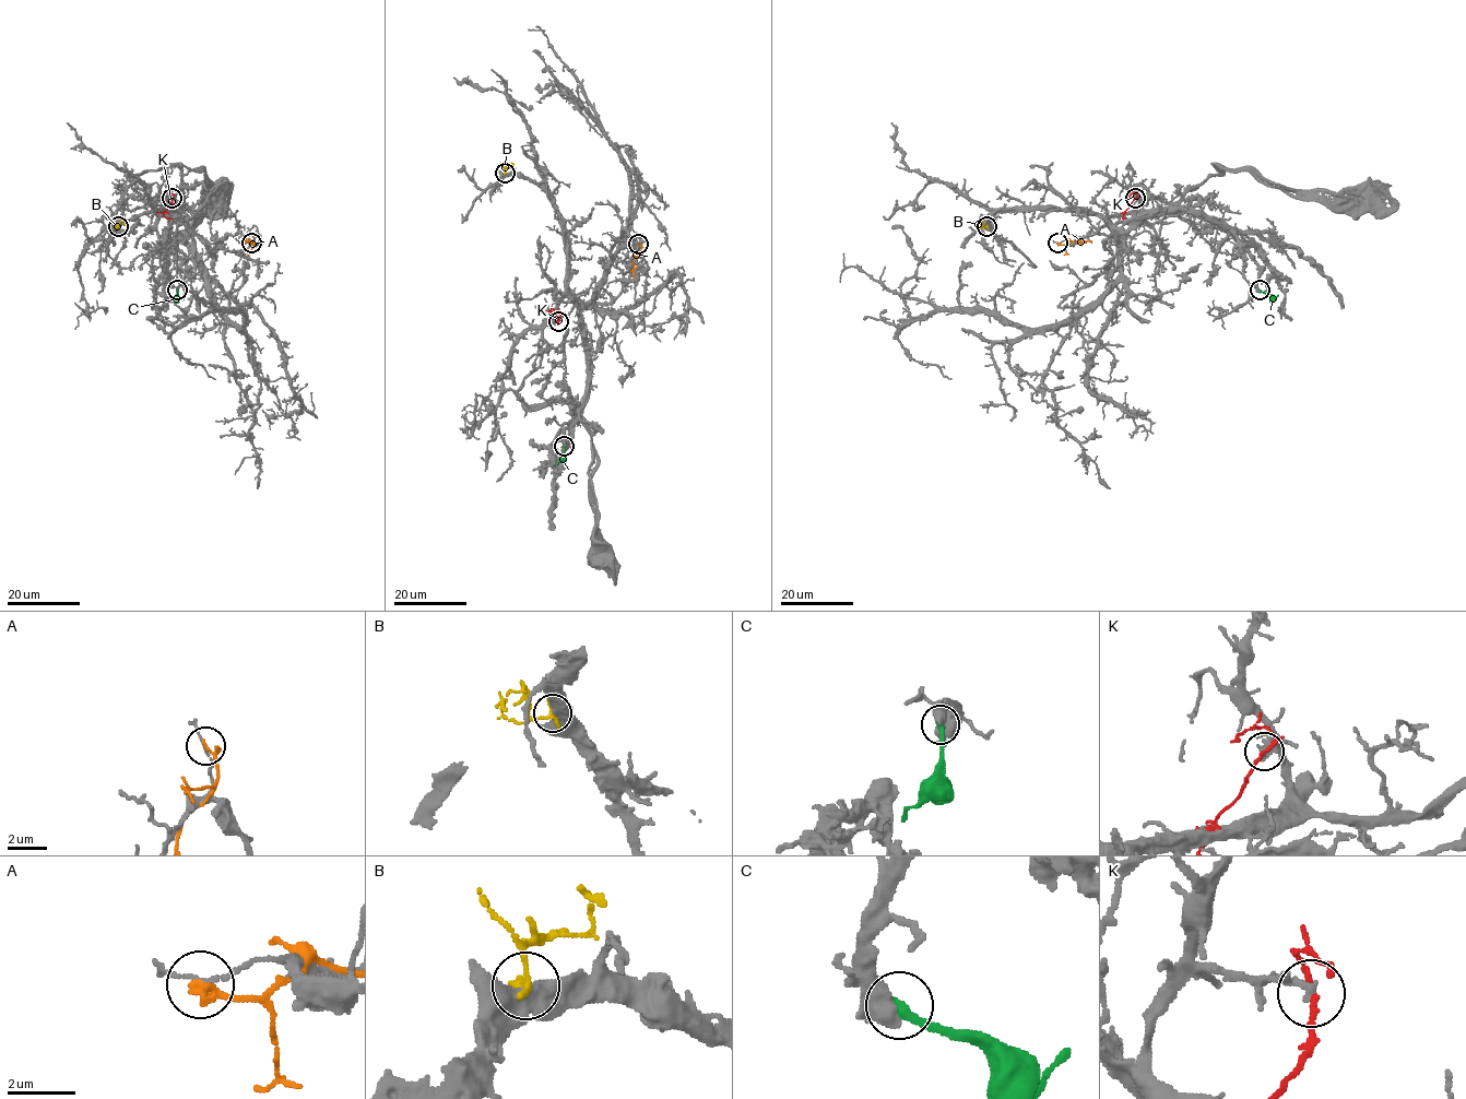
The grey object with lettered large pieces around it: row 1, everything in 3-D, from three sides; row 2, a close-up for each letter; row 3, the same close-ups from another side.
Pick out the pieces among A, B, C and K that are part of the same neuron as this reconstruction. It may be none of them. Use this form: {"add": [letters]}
{"add": []}

